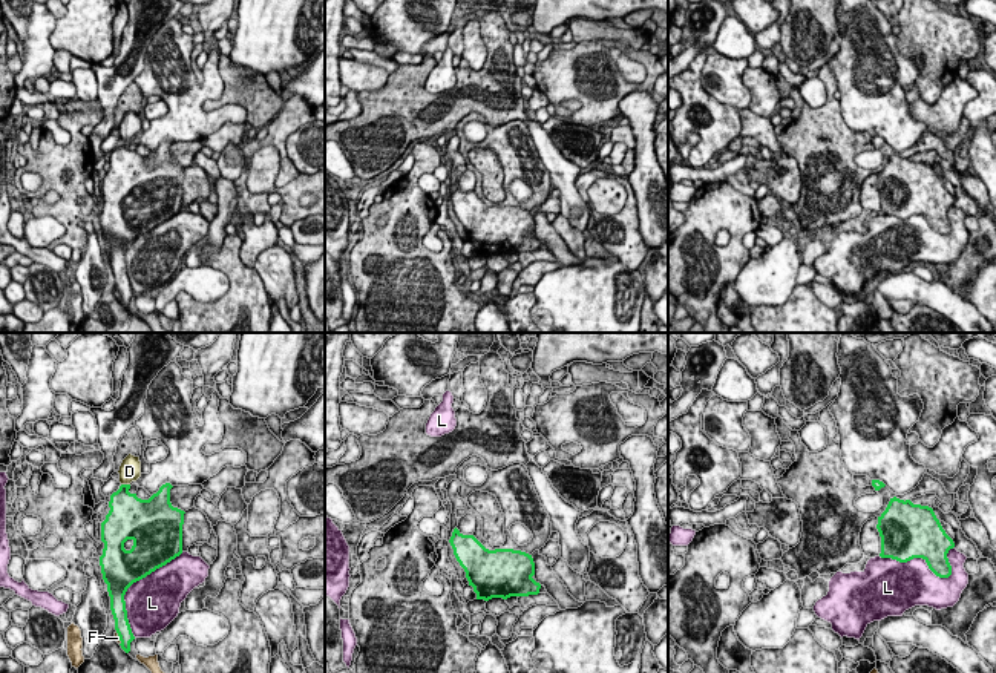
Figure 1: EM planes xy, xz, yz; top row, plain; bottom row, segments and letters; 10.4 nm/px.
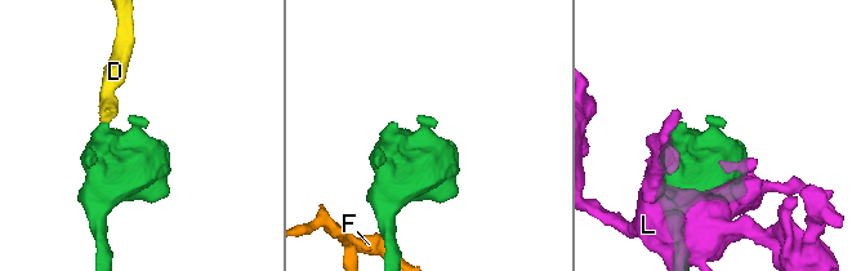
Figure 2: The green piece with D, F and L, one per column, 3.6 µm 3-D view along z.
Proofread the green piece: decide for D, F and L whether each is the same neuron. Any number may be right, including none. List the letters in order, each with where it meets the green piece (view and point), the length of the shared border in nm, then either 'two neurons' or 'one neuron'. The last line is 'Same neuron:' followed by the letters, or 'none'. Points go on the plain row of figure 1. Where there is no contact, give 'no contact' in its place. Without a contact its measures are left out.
D: xy (126, 141) | 100 nm | one neuron
F: xy (120, 295) | 150 nm | two neurons
L: yz (917, 213) | 800 nm | two neurons
Same neuron: D

